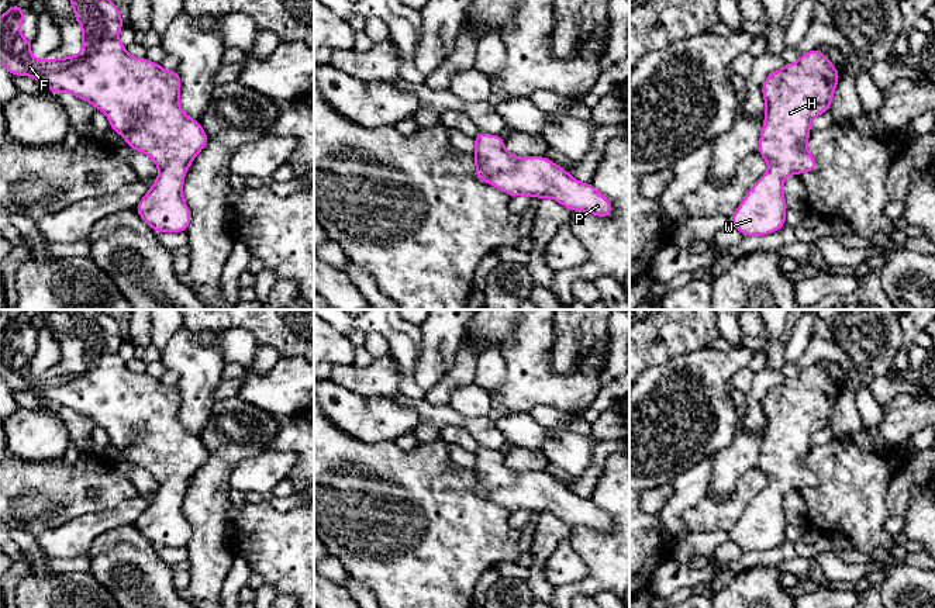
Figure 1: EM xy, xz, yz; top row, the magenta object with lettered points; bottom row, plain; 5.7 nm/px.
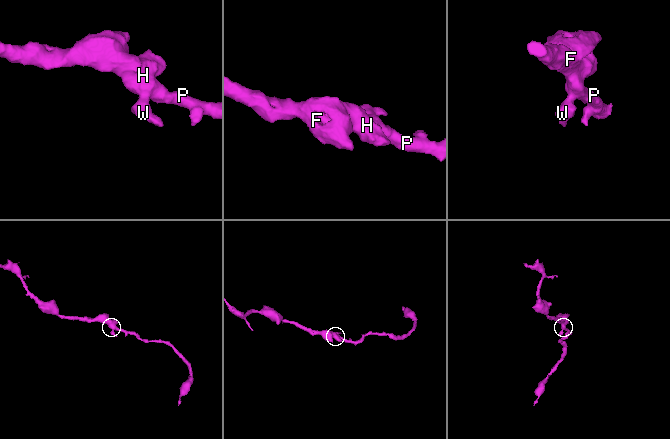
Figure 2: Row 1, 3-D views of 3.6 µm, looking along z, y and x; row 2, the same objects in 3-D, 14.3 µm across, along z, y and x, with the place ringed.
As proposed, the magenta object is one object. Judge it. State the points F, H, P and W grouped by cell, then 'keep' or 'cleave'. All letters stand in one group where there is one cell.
F H P W | keep

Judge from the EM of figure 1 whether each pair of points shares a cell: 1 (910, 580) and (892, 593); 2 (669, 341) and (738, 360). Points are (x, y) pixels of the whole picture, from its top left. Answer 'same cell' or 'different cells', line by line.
1: same cell
2: different cells

